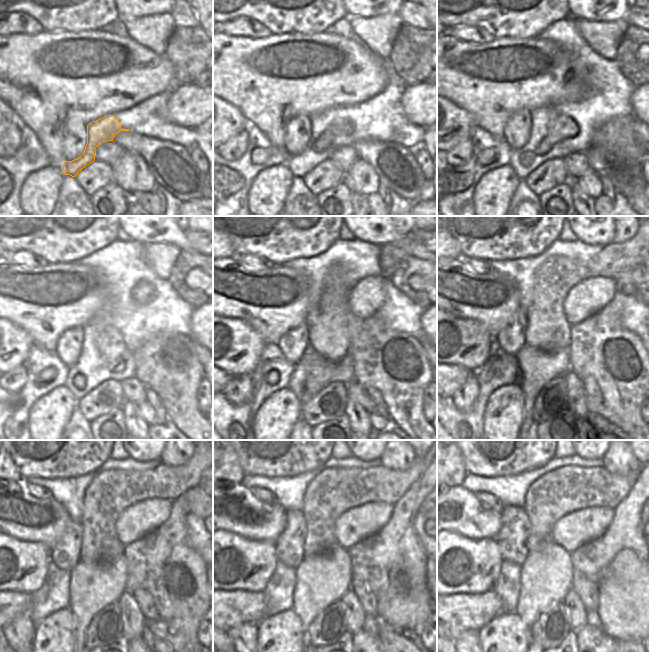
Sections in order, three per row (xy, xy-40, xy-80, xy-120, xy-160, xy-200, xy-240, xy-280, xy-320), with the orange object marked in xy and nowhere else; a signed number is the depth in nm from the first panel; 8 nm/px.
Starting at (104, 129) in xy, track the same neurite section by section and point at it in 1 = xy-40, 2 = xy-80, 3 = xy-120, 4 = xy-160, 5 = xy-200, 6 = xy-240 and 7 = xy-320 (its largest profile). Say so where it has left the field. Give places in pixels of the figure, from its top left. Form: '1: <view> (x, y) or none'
1: xy-40 (299, 165)
2: xy-80 (526, 159)
3: xy-120 (87, 373)
4: xy-160 (313, 372)
5: xy-200 (537, 369)
6: xy-240 (94, 586)
7: xy-320 (547, 574)

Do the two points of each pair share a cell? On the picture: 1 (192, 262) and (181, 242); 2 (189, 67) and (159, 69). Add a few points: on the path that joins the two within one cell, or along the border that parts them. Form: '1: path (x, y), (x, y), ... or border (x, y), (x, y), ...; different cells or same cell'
1: border (191, 249), (181, 251); different cells
2: border (164, 55), (172, 66), (175, 84); different cells

